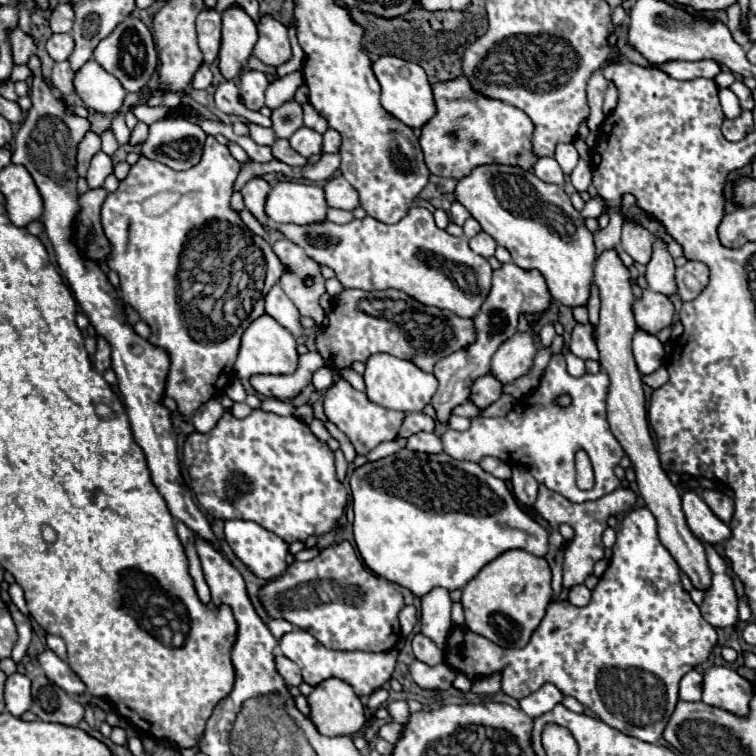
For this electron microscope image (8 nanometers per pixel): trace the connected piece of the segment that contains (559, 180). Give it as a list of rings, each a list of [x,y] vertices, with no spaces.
[[[541,157],[537,159],[535,167],[533,167],[535,175],[545,181],[545,183],[555,183],[555,185],[563,185],[563,171],[559,167],[559,163],[551,157]]]

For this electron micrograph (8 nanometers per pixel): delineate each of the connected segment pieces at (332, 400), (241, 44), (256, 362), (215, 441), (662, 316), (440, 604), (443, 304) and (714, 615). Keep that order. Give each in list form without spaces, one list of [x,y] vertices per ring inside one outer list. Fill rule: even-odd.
[[[339,377],[329,391],[325,393],[325,415],[331,423],[335,423],[345,435],[347,439],[353,443],[357,455],[367,455],[371,449],[375,449],[379,443],[393,439],[399,429],[401,423],[405,419],[405,413],[401,411],[393,411],[393,409],[385,409],[373,401],[367,399],[365,393],[355,391],[343,377]]]
[[[231,5],[223,13],[223,37],[219,51],[219,69],[225,79],[235,79],[241,75],[243,63],[251,57],[257,43],[255,21],[239,7]]]
[[[261,315],[255,319],[241,337],[239,355],[235,361],[235,373],[239,379],[251,379],[253,375],[287,375],[293,373],[297,367],[297,351],[295,351],[295,337],[279,325],[271,315]]]
[[[255,409],[249,417],[245,419],[237,419],[233,417],[231,413],[225,413],[219,423],[215,425],[213,431],[201,435],[201,433],[191,433],[185,441],[185,449],[183,449],[183,463],[189,471],[189,477],[191,477],[191,489],[199,501],[199,505],[215,519],[245,519],[245,521],[255,521],[259,523],[261,527],[265,527],[267,531],[273,531],[277,533],[281,539],[285,539],[287,543],[293,543],[293,541],[305,541],[309,535],[323,535],[327,533],[337,521],[339,517],[345,513],[345,507],[347,507],[347,489],[343,487],[343,483],[337,481],[335,477],[335,463],[333,463],[333,451],[327,447],[327,443],[321,443],[311,431],[309,427],[299,421],[297,417],[281,417],[281,415],[275,415],[275,413],[265,413],[261,409]]]
[[[643,289],[641,299],[635,299],[633,303],[633,315],[641,331],[649,335],[657,335],[661,329],[673,323],[675,309],[673,309],[673,303],[665,295]]]
[[[441,587],[429,591],[421,599],[421,633],[429,637],[441,651],[445,651],[451,633],[451,599]]]
[[[411,207],[407,215],[393,225],[385,225],[367,215],[363,219],[353,219],[345,225],[323,221],[311,225],[279,225],[279,231],[289,241],[297,243],[315,263],[331,267],[335,271],[335,277],[347,289],[363,291],[399,289],[423,305],[447,309],[457,317],[473,317],[479,311],[483,299],[487,297],[487,291],[491,289],[491,265],[487,263],[487,259],[473,253],[465,239],[453,237],[447,231],[439,229],[433,221],[433,213],[427,211],[425,207]]]
[[[705,545],[705,549],[707,549],[707,563],[711,569],[711,587],[705,591],[701,613],[713,627],[731,627],[739,619],[733,581],[727,575],[725,559],[713,549],[713,545]]]

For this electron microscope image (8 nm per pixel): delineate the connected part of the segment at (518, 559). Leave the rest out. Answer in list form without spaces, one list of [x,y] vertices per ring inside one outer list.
[[[513,549],[487,563],[465,587],[461,605],[465,611],[465,627],[487,637],[499,647],[525,647],[539,627],[551,601],[551,569],[545,559],[527,551]]]

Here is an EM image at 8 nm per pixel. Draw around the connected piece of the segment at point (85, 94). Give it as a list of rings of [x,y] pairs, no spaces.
[[[87,61],[75,73],[73,85],[83,105],[97,113],[117,113],[127,95],[123,85],[95,61]]]

